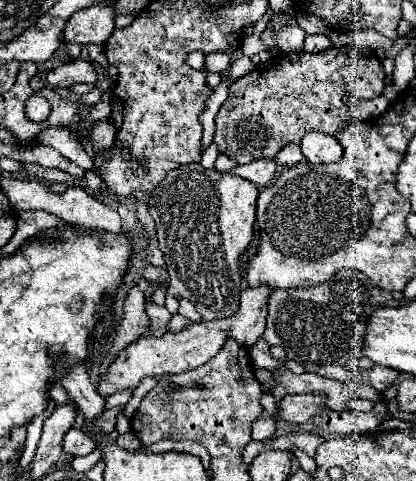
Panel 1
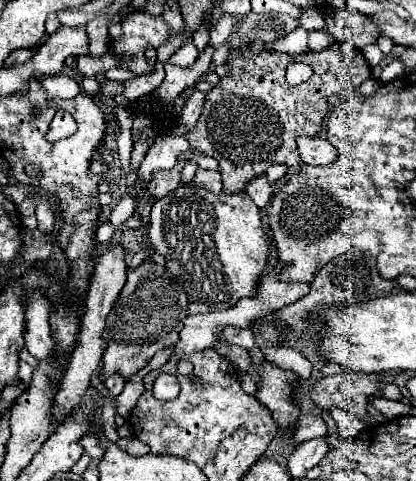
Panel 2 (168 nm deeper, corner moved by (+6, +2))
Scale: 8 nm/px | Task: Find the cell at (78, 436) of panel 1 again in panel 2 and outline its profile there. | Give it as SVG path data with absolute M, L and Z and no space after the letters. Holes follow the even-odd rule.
M85 434L85 438L81 438L81 446L83 446L85 454L89 454L91 458L101 458L103 456L103 450L99 448L99 444L97 444L93 434Z

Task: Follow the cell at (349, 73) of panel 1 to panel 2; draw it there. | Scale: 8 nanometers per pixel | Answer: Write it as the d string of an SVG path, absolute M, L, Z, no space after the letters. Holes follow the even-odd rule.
M335 42L321 52L303 52L293 58L275 50L249 54L249 46L243 44L231 50L229 66L231 74L207 92L197 128L187 132L189 144L195 150L219 162L225 192L243 190L251 178L263 174L271 164L297 164L299 150L295 138L317 136L323 130L323 120L329 112L327 98L331 94L353 92L371 78L371 68L363 52L343 42ZM291 60L313 68L309 82L299 86L287 84L285 68Z

